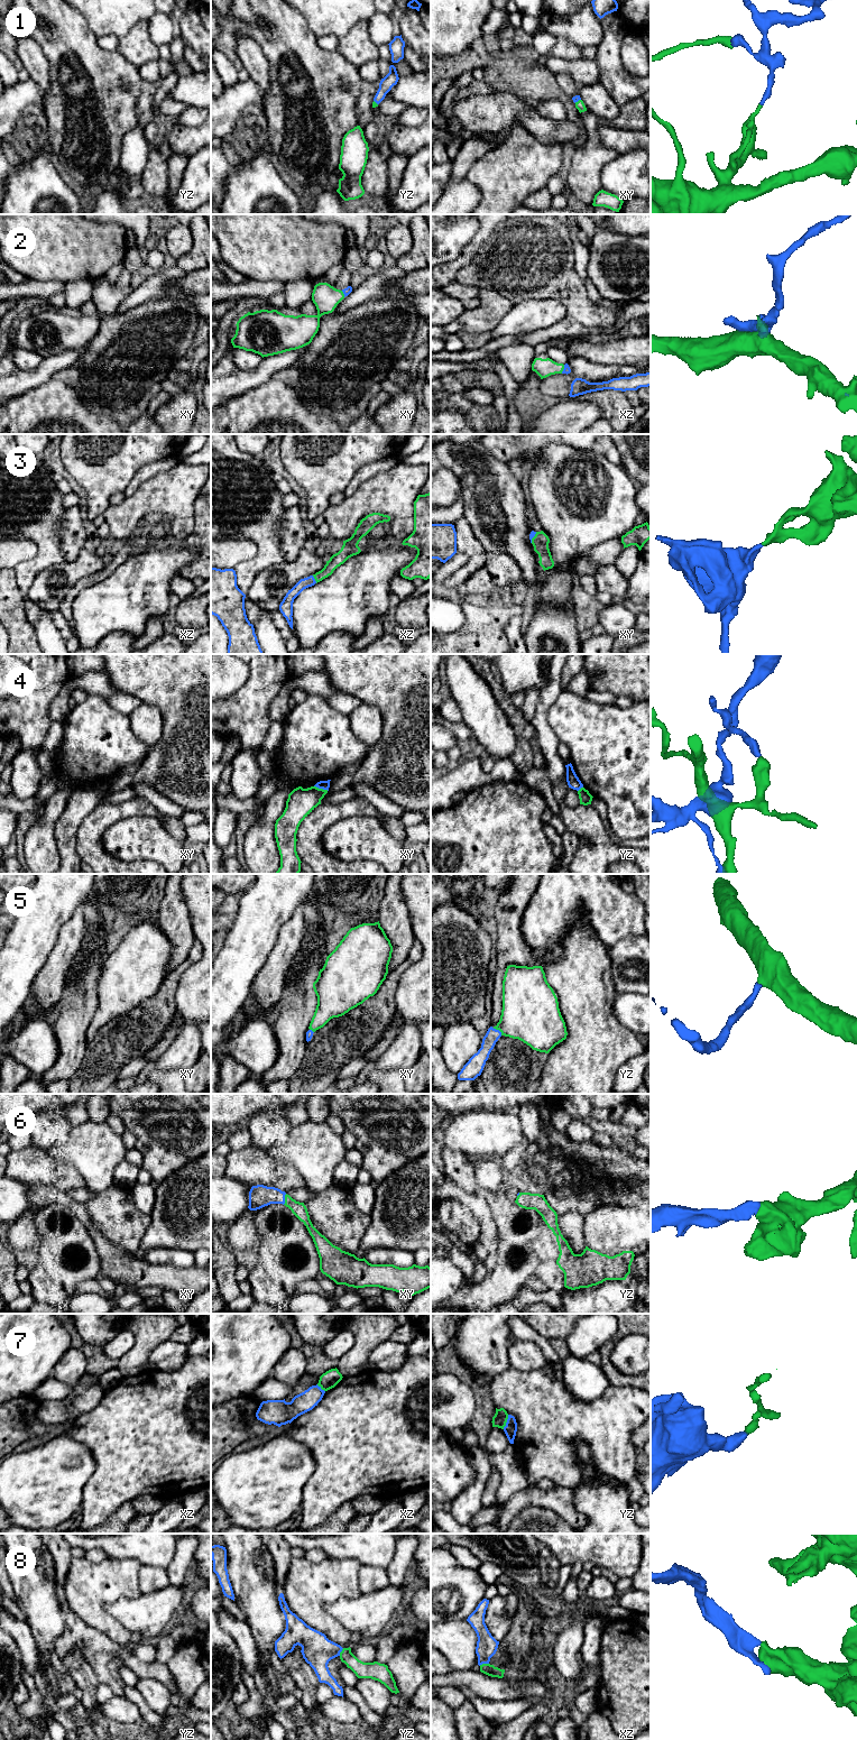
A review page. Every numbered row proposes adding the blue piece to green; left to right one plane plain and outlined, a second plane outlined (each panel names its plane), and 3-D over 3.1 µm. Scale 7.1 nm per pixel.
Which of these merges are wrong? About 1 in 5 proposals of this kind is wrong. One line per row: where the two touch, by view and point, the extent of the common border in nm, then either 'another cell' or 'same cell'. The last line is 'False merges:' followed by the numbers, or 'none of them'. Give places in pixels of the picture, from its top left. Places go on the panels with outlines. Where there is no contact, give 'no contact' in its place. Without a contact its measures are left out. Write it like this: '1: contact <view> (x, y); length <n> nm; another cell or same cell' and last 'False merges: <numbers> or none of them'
1: contact xy (578, 101); length 50 nm; same cell
2: contact xz (563, 368); length 70 nm; same cell
3: contact xz (314, 578); length 70 nm; same cell
4: contact xy (321, 789); length 110 nm; another cell
5: contact yz (498, 1029); length 90 nm; same cell
6: contact xy (285, 1199); length 80 nm; same cell
7: contact yz (506, 1421); length 110 nm; another cell
8: contact xz (484, 1664); length 70 nm; same cell
False merges: 4, 7

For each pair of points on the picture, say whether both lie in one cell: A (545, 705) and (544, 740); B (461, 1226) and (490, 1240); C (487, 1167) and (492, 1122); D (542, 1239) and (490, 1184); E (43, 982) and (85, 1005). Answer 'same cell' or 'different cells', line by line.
A: same cell
B: different cells
C: different cells
D: different cells
E: different cells

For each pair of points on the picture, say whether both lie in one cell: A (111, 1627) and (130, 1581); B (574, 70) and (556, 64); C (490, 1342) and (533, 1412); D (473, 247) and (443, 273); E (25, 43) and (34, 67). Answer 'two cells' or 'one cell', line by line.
A: one cell
B: one cell
C: two cells
D: one cell
E: one cell

